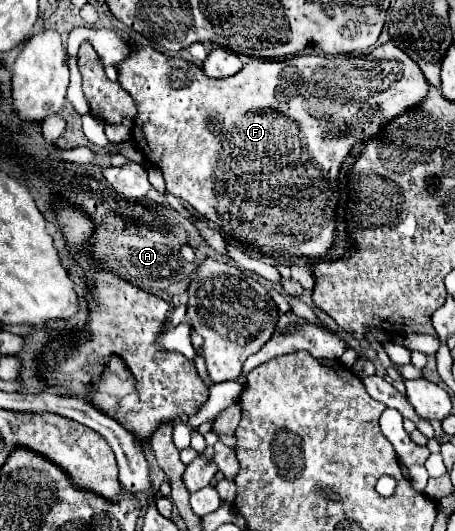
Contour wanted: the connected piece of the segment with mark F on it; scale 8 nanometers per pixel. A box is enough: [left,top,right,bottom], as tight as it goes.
[116,42,428,260]

